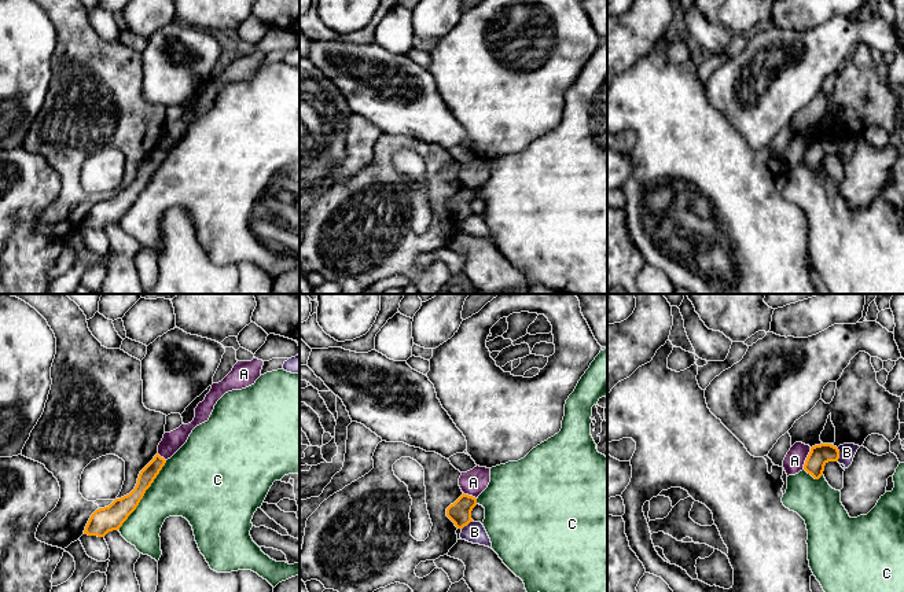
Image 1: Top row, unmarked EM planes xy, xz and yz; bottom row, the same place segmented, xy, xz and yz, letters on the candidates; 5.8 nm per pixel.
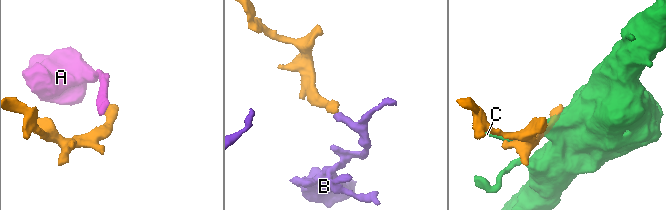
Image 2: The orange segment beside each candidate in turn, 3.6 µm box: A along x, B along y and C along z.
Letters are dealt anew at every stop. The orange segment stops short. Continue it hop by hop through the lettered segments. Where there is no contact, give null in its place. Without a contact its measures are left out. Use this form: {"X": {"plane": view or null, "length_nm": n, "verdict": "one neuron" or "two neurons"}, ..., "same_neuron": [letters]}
{"A": {"plane": "yz", "length_nm": 140, "verdict": "two neurons"}, "B": {"plane": "yz", "length_nm": 80, "verdict": "two neurons"}, "C": {"plane": "xy", "length_nm": 500, "verdict": "two neurons"}, "same_neuron": []}

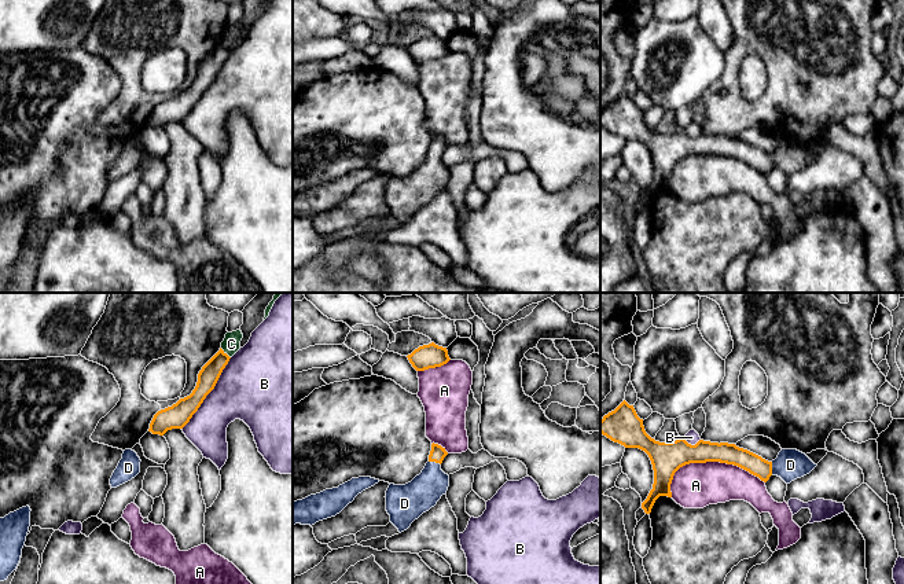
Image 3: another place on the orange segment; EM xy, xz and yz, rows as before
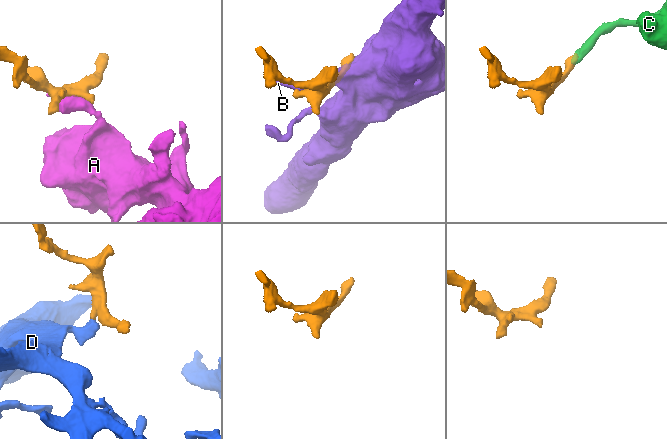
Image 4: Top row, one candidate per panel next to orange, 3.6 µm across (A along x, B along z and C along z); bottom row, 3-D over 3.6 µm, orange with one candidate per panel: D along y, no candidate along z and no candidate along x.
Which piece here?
{"A": {"plane": "yz", "length_nm": 550, "verdict": "two neurons"}, "B": {"plane": "xy", "length_nm": 500, "verdict": "two neurons"}, "C": {"plane": "xy", "length_nm": 90, "verdict": "two neurons"}, "D": {"plane": "yz", "length_nm": 80, "verdict": "one neuron"}, "same_neuron": ["D"]}

